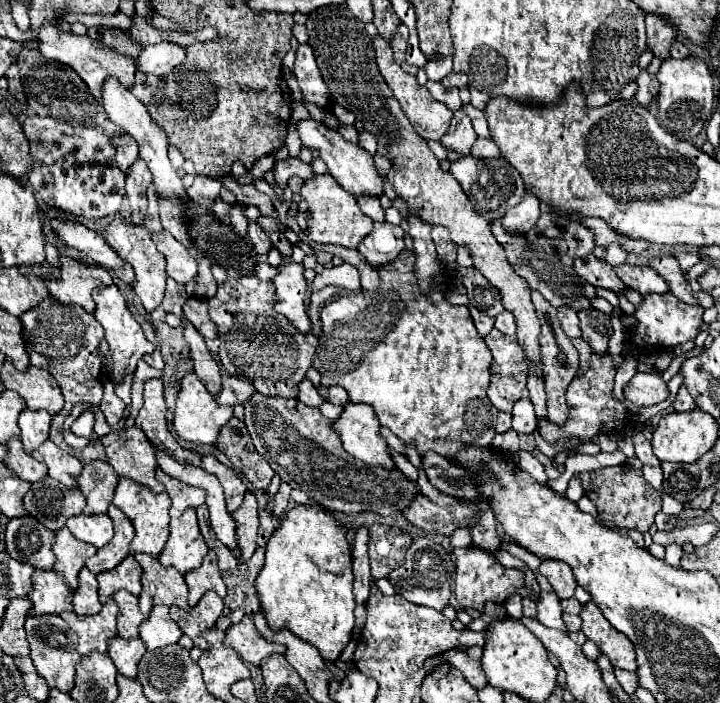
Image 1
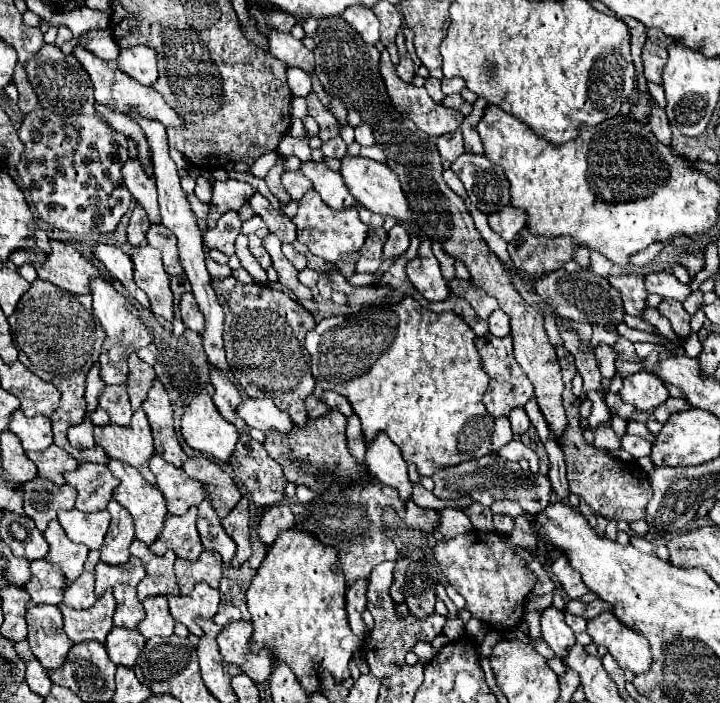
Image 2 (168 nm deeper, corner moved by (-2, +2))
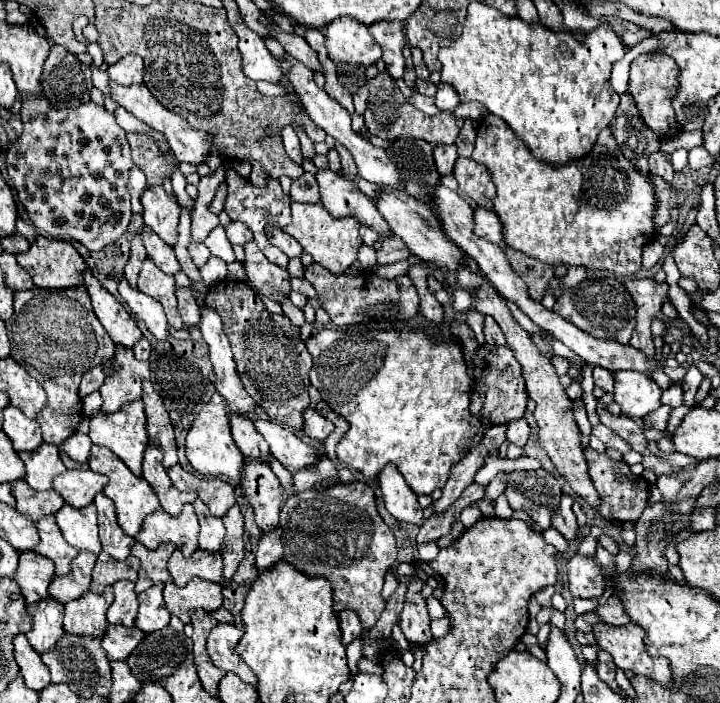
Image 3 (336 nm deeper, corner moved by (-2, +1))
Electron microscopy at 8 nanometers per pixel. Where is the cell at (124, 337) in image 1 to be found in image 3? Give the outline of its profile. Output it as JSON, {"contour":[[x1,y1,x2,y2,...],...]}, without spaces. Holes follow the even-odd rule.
{"contour":[[89,270,83,272,83,278,85,278,85,288,91,296,93,312,99,318,99,322,103,324,103,328,109,332,109,336,113,338,115,344,123,344,123,346,131,348,141,338,141,330,139,330,137,322,133,320,133,316,123,308,123,304,117,298,113,298,99,284,99,280]]}

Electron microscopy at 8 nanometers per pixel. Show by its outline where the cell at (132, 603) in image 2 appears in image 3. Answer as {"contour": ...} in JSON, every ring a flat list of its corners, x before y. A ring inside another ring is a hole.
{"contour":[[121,580,113,584,115,590,115,600,107,610,107,620,109,624,123,624,123,626,133,626,137,618,137,594,135,594,135,584,129,580]]}

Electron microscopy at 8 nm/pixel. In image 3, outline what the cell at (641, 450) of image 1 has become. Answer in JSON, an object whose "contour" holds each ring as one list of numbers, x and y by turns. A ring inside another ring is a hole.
{"contour":[[595,424,595,426,593,426,593,430,591,430,591,434,593,434,593,436,597,436,597,438,605,444,605,448,619,450,621,454,625,454,625,452,629,452,629,450,631,450,631,448,629,448,629,444,627,444,621,436,617,436,611,428,607,428,607,426,603,426,603,424]]}

